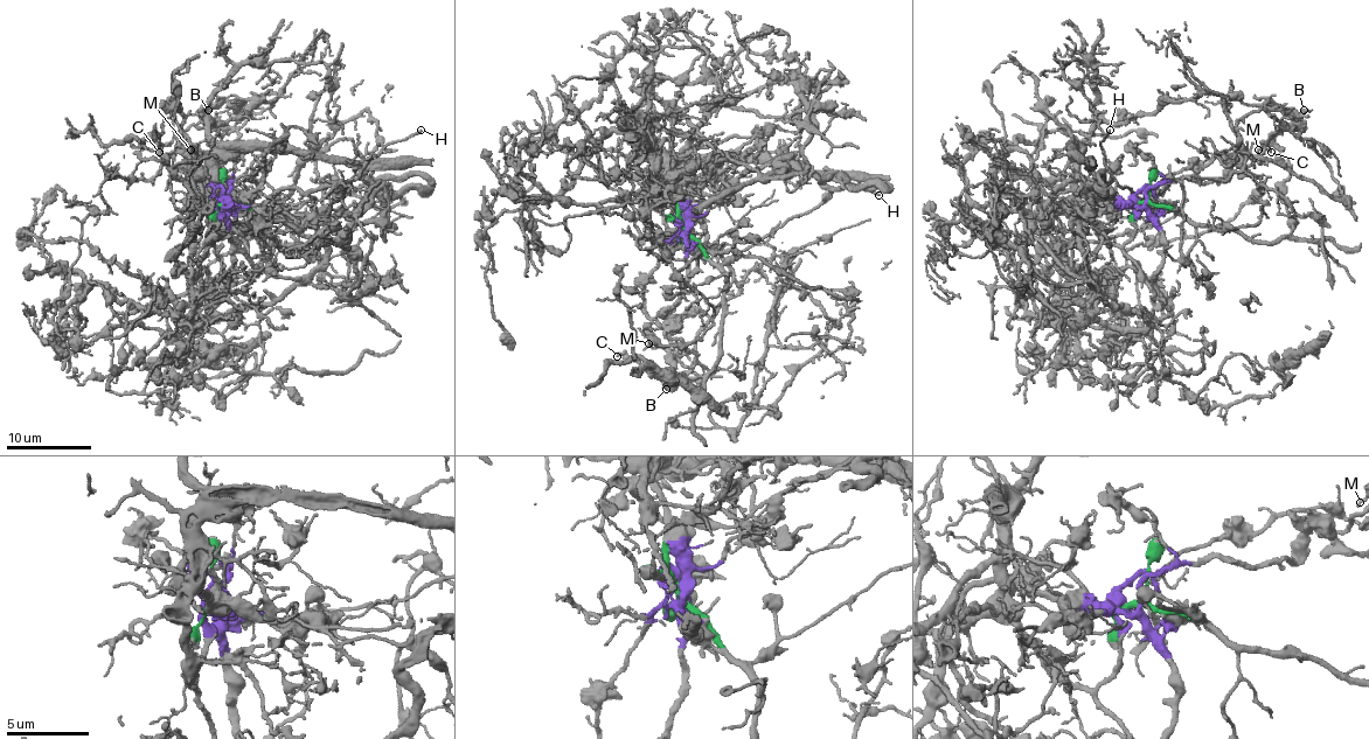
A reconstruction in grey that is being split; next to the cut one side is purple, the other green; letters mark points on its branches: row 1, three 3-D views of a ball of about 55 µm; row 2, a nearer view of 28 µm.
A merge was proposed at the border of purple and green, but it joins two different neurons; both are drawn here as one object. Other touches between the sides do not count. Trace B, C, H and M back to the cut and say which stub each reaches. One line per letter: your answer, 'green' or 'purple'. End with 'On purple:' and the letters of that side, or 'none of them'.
B: purple
C: purple
H: green
M: purple
On purple: B, C, M

